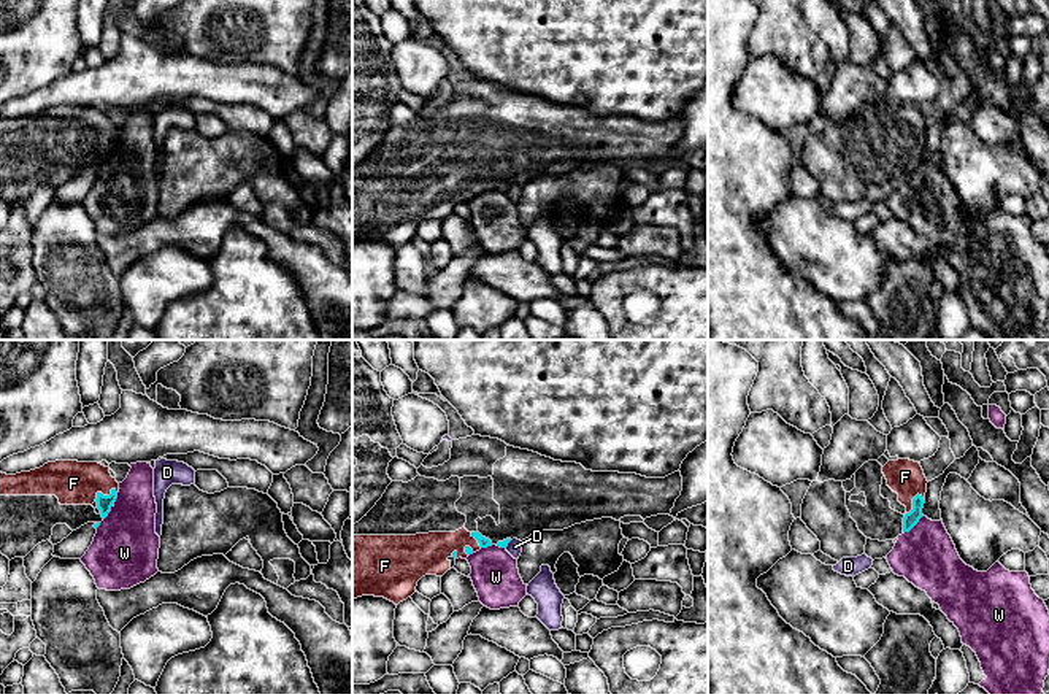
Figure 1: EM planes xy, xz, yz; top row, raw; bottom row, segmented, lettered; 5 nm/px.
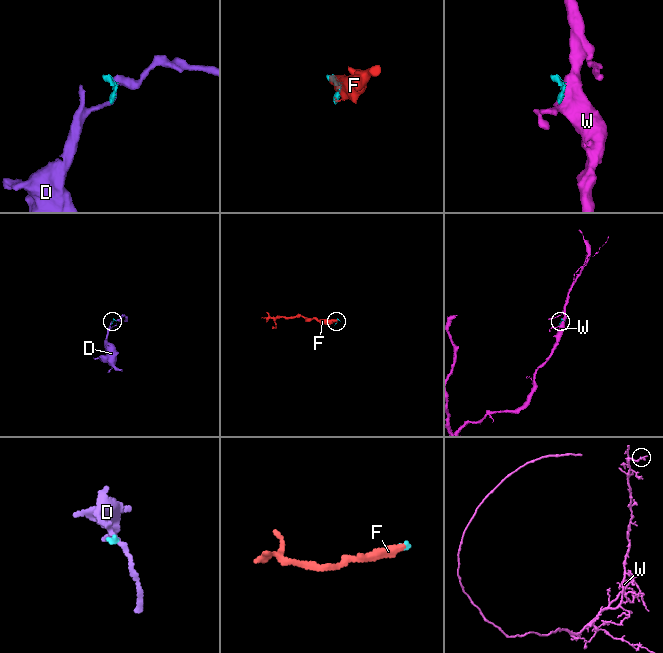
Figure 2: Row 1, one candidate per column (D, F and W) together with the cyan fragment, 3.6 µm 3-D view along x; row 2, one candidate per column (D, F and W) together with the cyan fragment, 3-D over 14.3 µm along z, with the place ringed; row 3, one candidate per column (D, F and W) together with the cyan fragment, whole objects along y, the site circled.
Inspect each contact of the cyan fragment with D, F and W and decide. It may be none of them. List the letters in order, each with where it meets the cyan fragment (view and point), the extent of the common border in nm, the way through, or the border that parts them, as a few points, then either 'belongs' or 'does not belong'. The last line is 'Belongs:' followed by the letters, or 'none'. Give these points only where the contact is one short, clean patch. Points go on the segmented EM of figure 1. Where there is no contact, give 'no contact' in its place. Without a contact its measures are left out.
D: contact xz (508, 542); length 50 nm; border xz (511, 540), (505, 547); does not belong
F: contact xy (102, 494); length 130 nm; belongs
W: contact yz (914, 524); length 130 nm; border yz (922, 515), (905, 532); does not belong
Belongs: F

